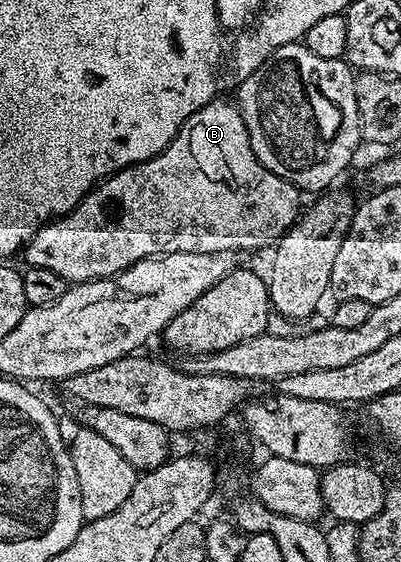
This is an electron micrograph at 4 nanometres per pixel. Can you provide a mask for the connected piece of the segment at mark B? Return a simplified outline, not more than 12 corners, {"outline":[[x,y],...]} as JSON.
{"outline":[[233,101],[24,247],[67,284],[258,250],[300,217]]}

